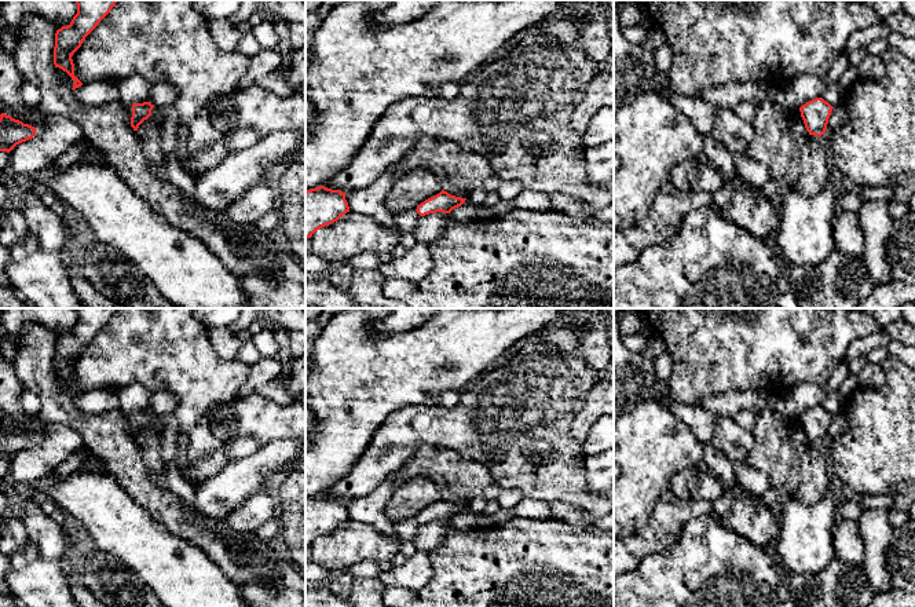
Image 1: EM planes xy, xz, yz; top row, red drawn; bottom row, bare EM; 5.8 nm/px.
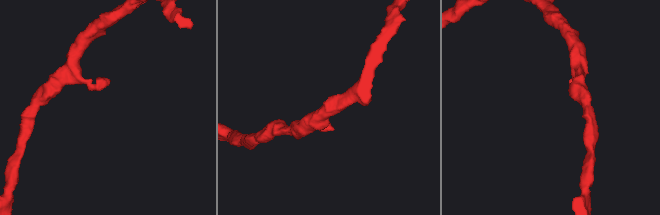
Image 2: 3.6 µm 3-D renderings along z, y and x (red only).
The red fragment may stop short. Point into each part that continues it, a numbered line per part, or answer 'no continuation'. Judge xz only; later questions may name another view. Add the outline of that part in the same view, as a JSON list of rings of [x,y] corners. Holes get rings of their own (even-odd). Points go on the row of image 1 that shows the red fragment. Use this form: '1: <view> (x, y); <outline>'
no continuation

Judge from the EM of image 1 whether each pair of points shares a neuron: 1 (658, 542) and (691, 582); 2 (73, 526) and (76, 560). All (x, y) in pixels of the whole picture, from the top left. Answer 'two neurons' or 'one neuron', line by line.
1: two neurons
2: one neuron

